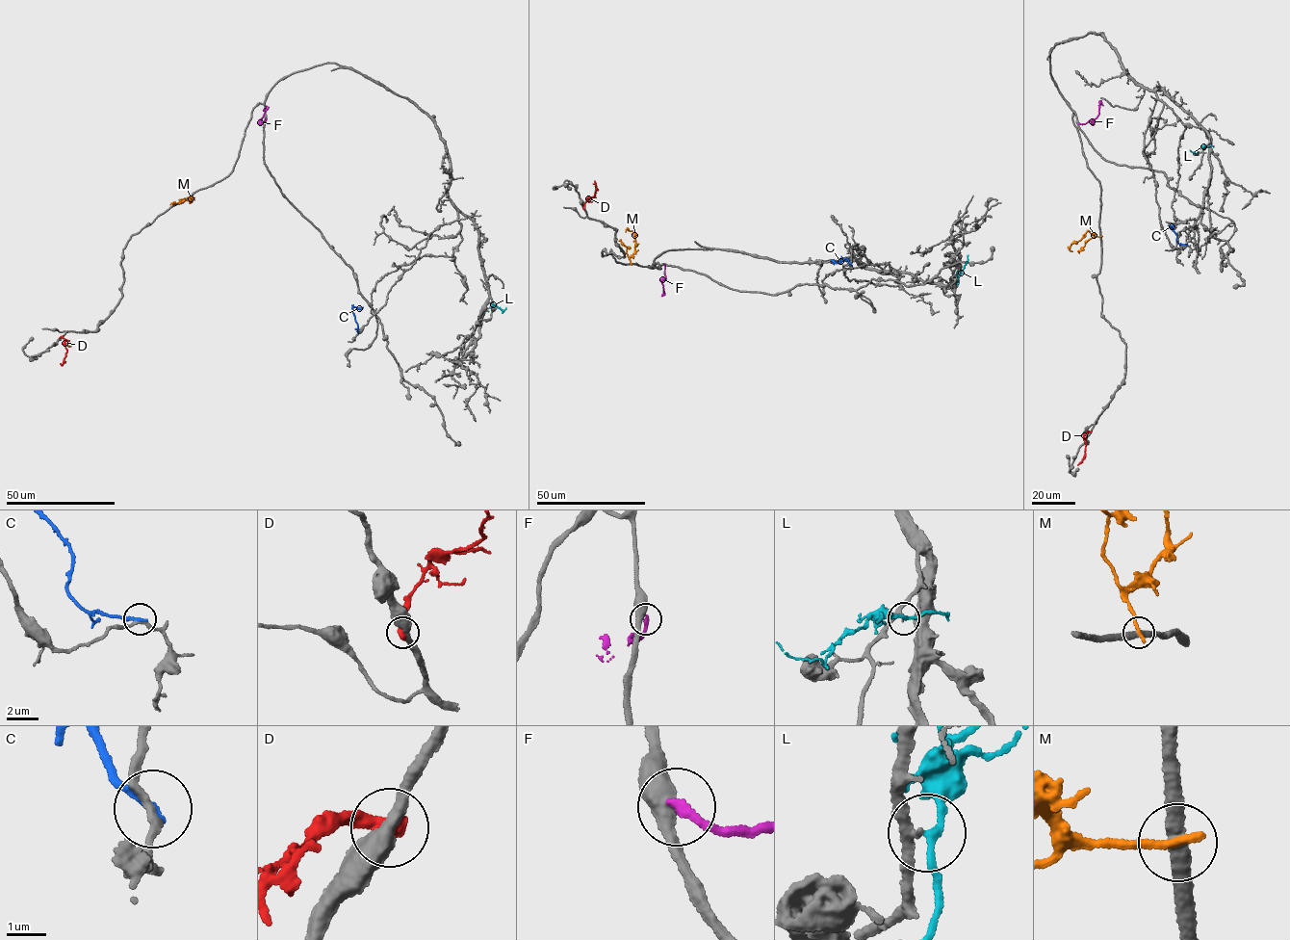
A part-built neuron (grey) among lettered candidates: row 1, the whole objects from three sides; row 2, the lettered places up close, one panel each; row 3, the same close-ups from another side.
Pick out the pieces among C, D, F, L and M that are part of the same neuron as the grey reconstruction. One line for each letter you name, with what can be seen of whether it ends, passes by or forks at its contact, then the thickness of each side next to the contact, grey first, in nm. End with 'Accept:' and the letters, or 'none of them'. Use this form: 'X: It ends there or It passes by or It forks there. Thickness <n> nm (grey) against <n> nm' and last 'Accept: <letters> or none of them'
L: It passes by. Thickness 190 nm (grey) against 180 nm
Accept: L

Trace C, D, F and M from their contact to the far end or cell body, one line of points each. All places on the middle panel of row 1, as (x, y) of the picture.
C: (851, 265), (845, 258), (839, 263), (834, 261), (838, 263), (840, 256)
D: (583, 208), (597, 190), (594, 180)
F: (664, 264), (663, 296)
M: (631, 263), (630, 257), (636, 243), (632, 231), (626, 232)

